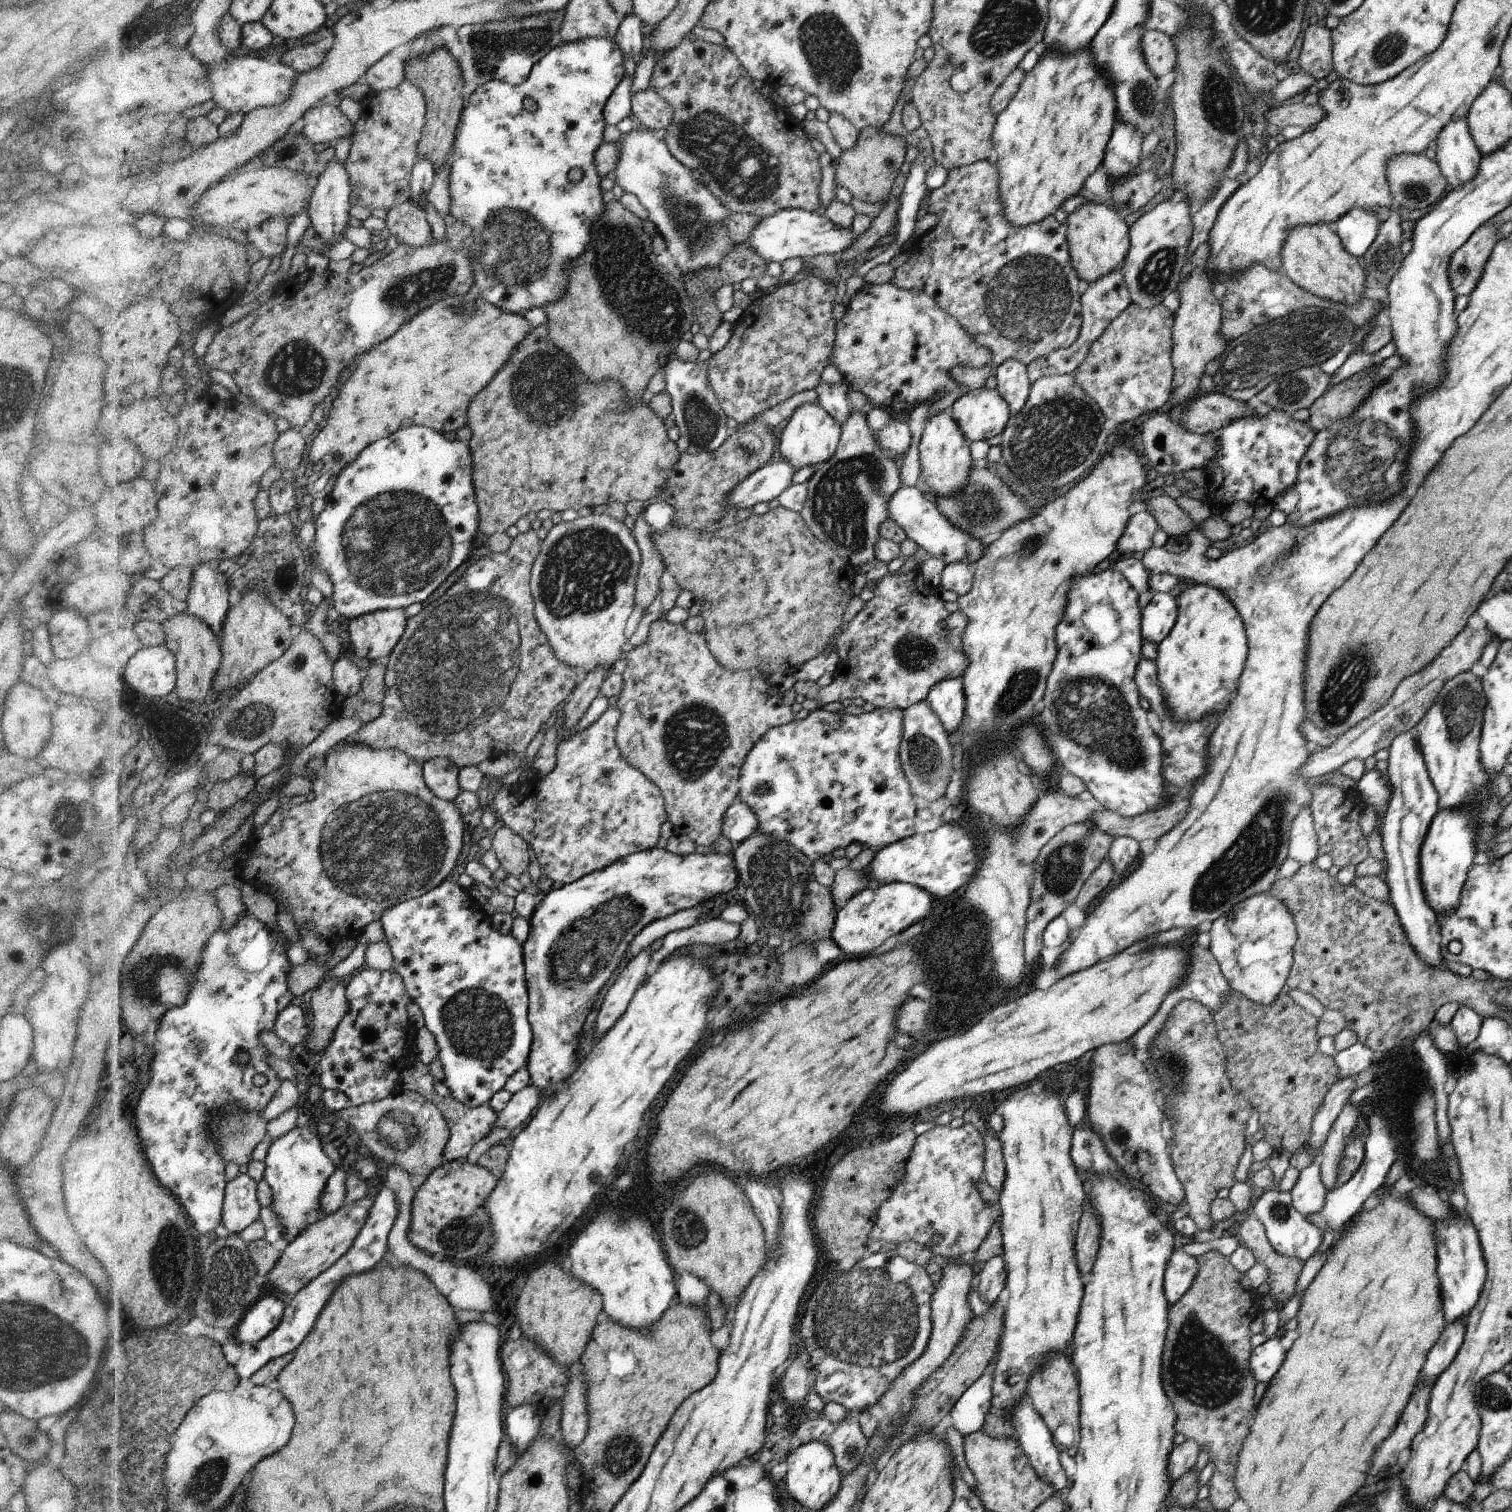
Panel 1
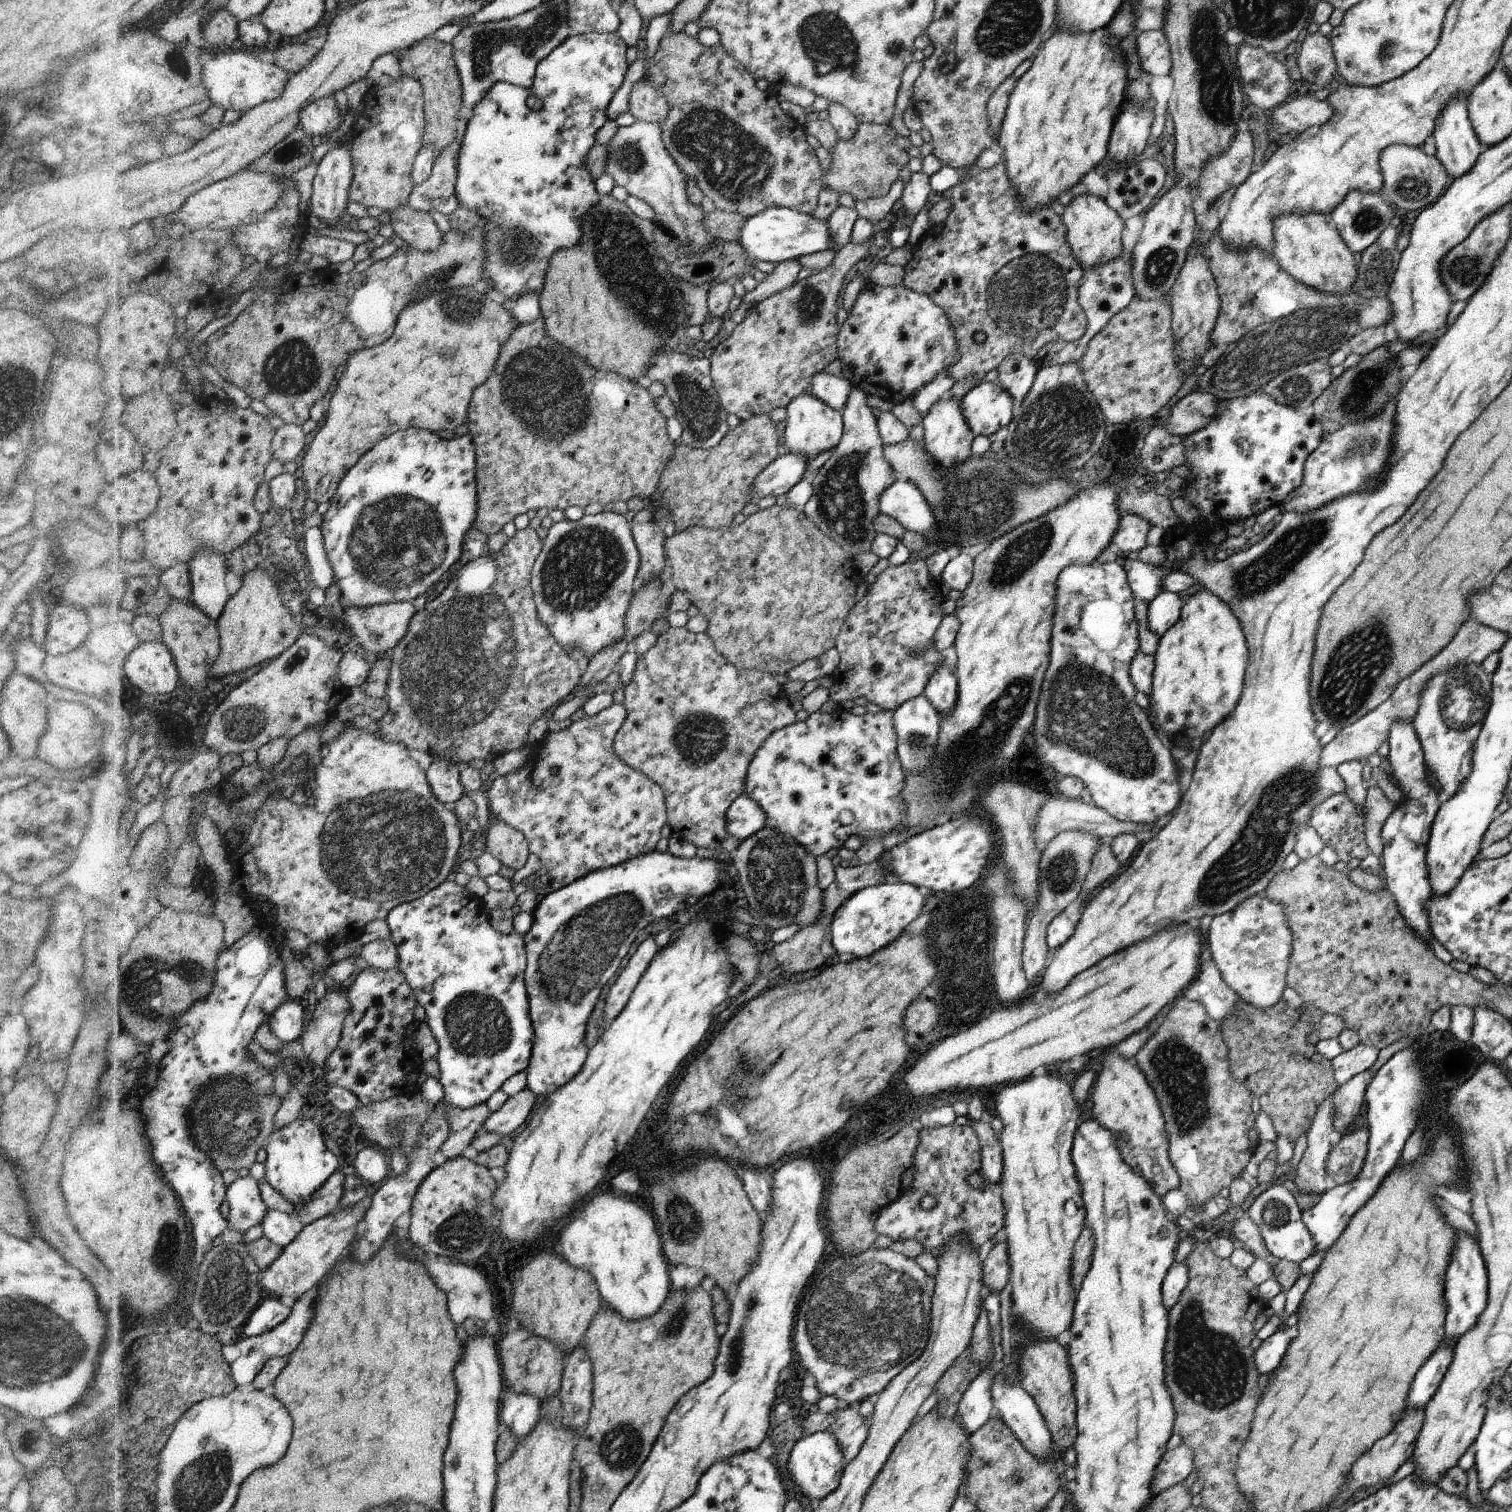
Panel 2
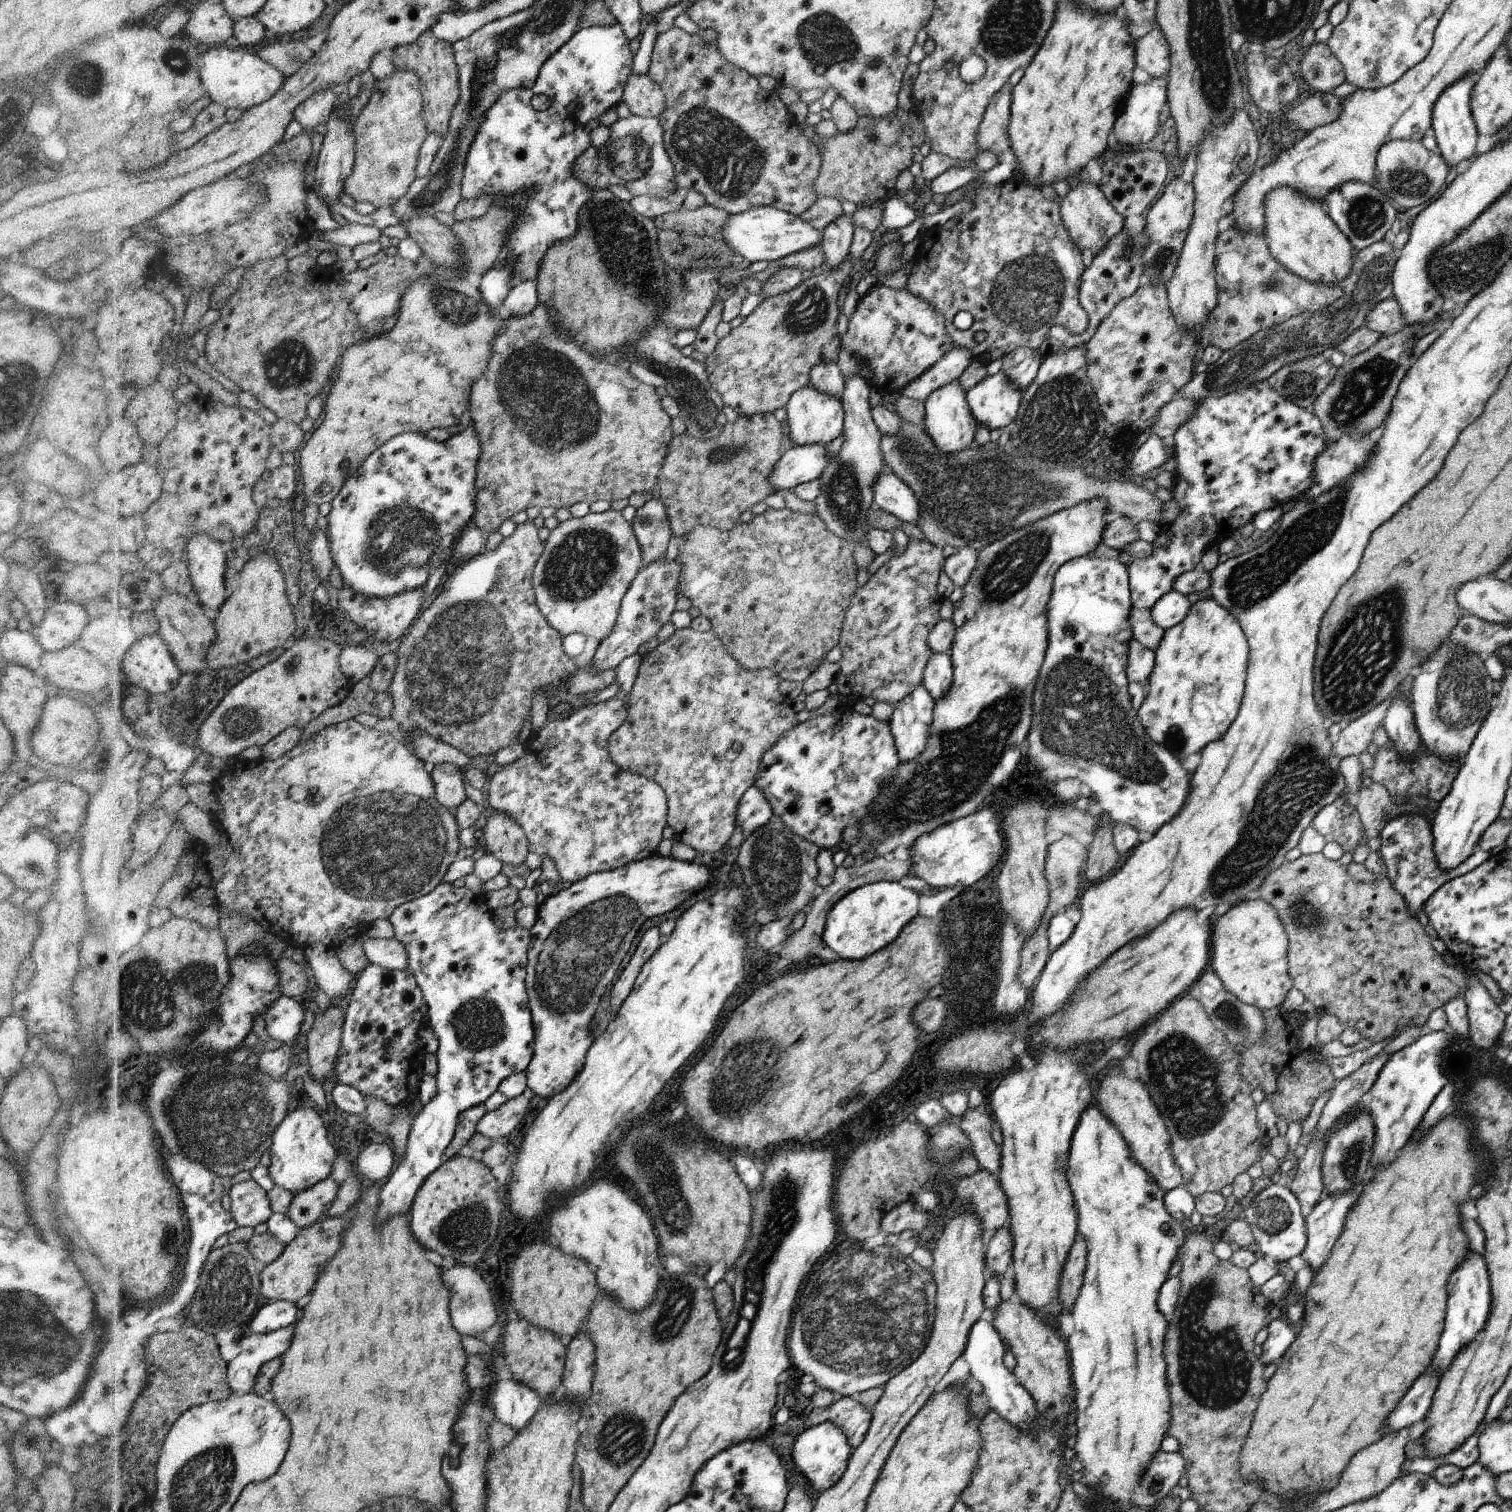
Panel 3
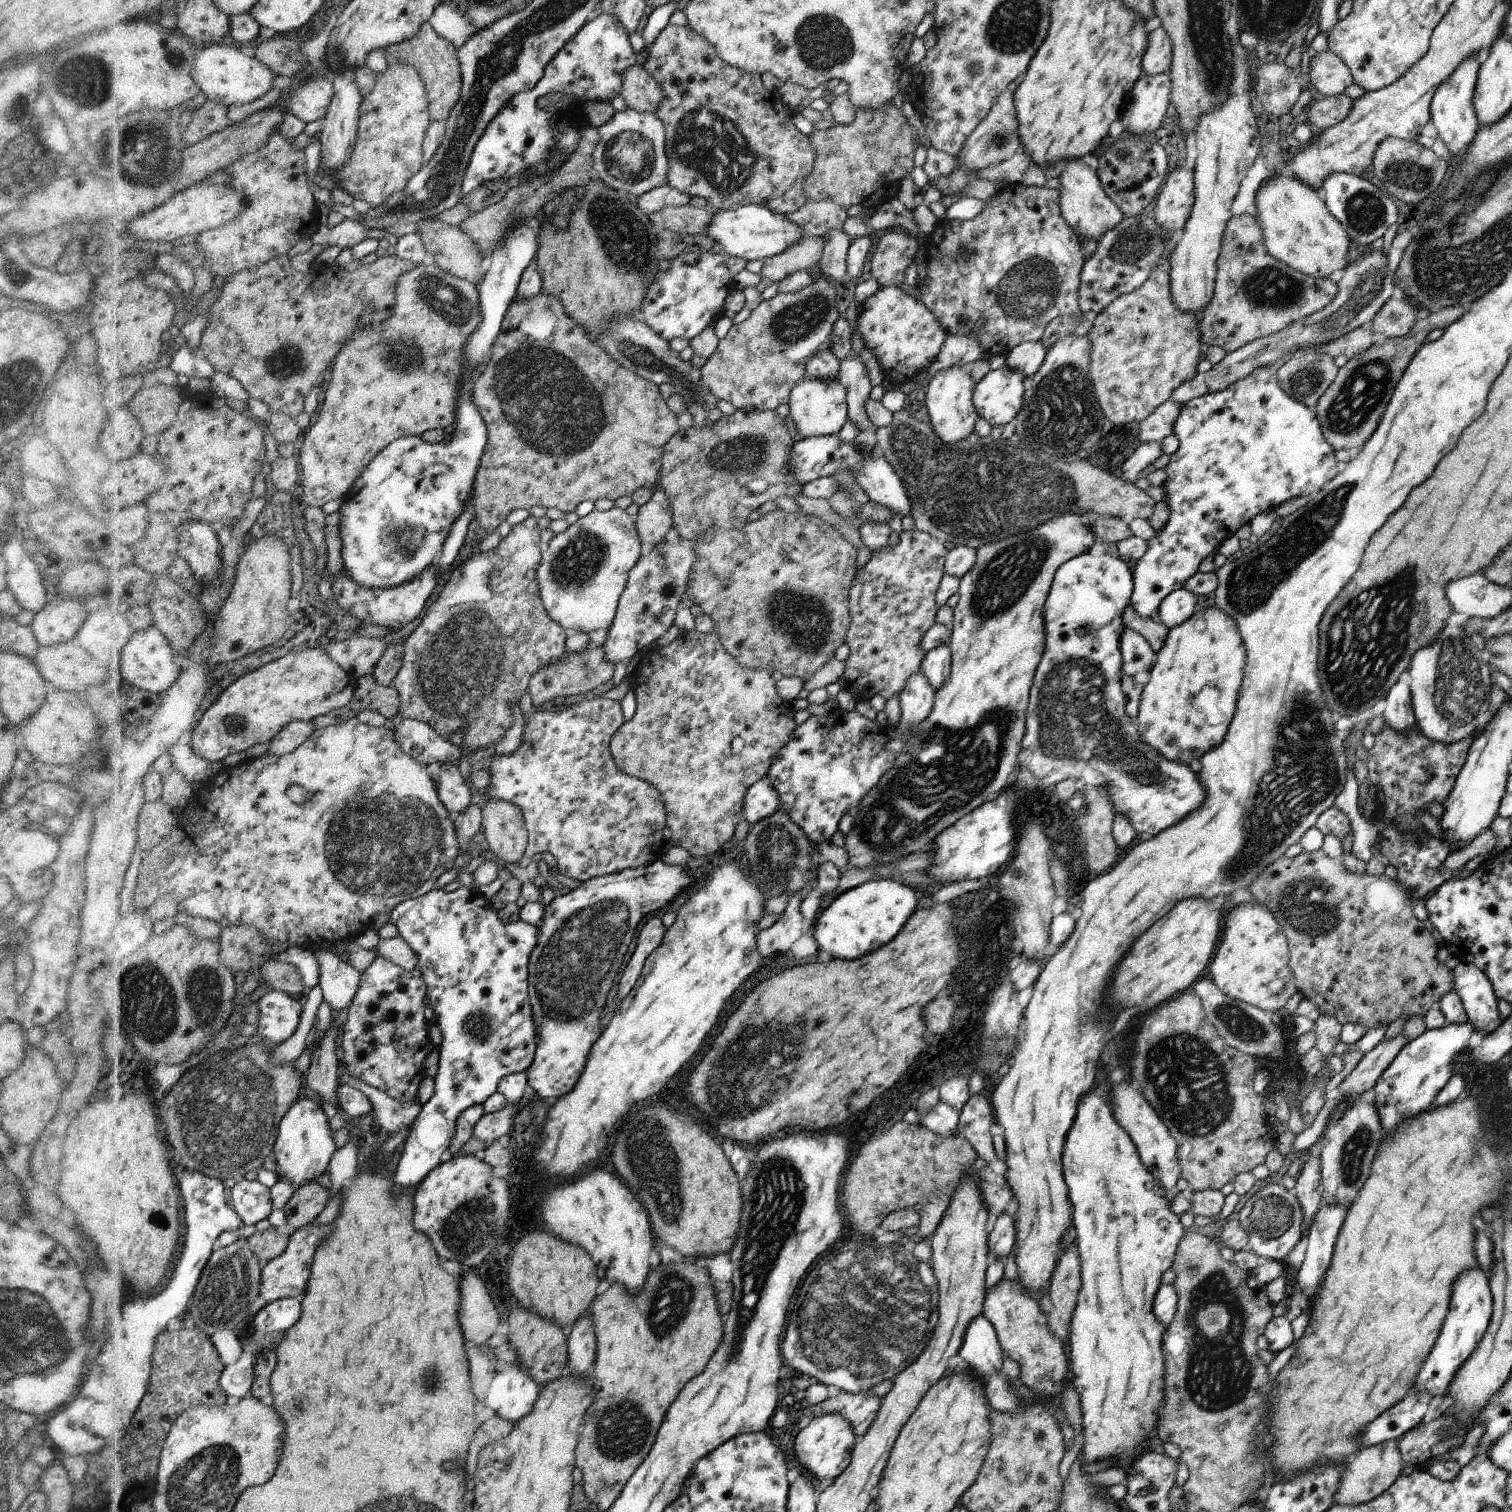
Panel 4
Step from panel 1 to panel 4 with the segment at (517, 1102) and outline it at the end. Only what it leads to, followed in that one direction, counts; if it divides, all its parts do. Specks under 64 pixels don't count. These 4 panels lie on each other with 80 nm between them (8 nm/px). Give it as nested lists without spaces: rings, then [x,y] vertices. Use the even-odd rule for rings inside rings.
[[[507,1103],[499,1111],[485,1113],[480,1122],[476,1124],[473,1136],[488,1144],[498,1140],[504,1141],[506,1134],[510,1132],[510,1128],[514,1124],[514,1116],[516,1116],[518,1108],[520,1108],[520,1104]]]

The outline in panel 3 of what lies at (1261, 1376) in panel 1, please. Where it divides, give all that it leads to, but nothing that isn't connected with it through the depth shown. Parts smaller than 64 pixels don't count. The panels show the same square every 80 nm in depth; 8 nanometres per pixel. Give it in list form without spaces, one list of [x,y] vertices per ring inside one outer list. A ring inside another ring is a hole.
[[[1276,1319],[1268,1326],[1269,1335],[1260,1346],[1258,1357],[1260,1362],[1267,1366],[1276,1363],[1284,1356],[1288,1347],[1296,1340],[1294,1332],[1290,1330],[1290,1322],[1285,1319]]]

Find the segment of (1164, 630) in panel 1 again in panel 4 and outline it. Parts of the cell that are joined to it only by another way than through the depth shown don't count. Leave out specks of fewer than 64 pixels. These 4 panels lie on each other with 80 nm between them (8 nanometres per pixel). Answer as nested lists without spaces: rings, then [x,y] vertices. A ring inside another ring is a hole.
[[[1185,588],[1172,592],[1163,600],[1156,620],[1169,629],[1186,622],[1196,612],[1197,597]]]

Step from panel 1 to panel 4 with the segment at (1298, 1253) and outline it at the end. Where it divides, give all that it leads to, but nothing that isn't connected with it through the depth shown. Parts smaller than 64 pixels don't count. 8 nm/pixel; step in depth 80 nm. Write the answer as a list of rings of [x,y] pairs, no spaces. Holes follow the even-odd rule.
[[[1280,1183],[1256,1192],[1238,1212],[1238,1220],[1249,1236],[1248,1250],[1265,1260],[1284,1260],[1305,1234],[1303,1208],[1296,1195]]]

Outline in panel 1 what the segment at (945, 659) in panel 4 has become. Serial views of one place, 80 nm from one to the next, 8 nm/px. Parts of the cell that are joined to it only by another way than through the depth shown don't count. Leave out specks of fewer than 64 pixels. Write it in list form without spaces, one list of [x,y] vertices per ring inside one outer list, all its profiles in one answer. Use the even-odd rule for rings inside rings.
[[[960,678],[946,679],[929,692],[927,704],[937,714],[947,733],[958,731],[965,718],[964,693]]]

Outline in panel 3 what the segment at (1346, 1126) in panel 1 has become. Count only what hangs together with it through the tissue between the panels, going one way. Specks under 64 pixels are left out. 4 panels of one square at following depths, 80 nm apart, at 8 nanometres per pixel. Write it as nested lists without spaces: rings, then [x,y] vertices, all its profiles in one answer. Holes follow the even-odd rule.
[[[1383,1052],[1376,1055],[1370,1062],[1364,1063],[1350,1076],[1337,1082],[1330,1091],[1330,1099],[1326,1102],[1316,1129],[1309,1136],[1302,1136],[1299,1139],[1300,1149],[1304,1149],[1309,1140],[1320,1131],[1333,1130],[1338,1118],[1342,1118],[1348,1110],[1358,1108],[1362,1102],[1360,1098],[1366,1094],[1378,1078],[1380,1070],[1386,1064],[1390,1056],[1383,1055]]]

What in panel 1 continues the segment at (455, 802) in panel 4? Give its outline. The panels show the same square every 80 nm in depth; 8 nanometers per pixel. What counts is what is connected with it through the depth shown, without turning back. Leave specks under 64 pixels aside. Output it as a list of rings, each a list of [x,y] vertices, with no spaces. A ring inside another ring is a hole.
[[[436,757],[425,762],[425,783],[429,785],[434,794],[449,801],[453,801],[462,791],[459,787],[458,773],[459,768],[450,759]]]

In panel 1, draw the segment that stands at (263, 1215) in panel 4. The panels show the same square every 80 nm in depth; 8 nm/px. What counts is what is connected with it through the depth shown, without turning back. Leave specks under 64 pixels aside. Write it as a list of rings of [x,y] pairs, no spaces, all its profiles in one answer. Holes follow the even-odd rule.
[[[242,1173],[229,1182],[223,1210],[223,1222],[231,1234],[242,1234],[262,1212],[259,1182],[249,1173]]]

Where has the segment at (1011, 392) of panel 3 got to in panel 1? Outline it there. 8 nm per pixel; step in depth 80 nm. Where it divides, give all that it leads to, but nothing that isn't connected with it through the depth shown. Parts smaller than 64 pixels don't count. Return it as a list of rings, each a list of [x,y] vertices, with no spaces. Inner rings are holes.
[[[969,389],[950,408],[958,428],[972,444],[987,441],[1005,430],[1011,417],[1009,403],[997,389]]]

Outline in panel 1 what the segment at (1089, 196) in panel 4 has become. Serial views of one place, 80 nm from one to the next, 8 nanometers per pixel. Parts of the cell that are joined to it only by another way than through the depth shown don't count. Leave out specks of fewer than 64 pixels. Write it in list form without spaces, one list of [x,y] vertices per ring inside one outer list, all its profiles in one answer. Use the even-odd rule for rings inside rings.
[[[1100,203],[1086,204],[1079,210],[1067,216],[1069,253],[1072,256],[1073,267],[1077,269],[1077,275],[1086,282],[1094,283],[1102,279],[1114,268],[1120,266],[1125,260],[1128,248],[1132,246],[1128,240],[1128,226],[1126,222],[1110,209]]]

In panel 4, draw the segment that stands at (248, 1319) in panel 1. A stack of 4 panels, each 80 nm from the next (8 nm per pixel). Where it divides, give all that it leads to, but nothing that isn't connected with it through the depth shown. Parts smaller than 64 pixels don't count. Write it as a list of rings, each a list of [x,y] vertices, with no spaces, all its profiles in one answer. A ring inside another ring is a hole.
[[[292,1297],[291,1299],[280,1299],[267,1304],[255,1317],[253,1317],[253,1328],[255,1332],[268,1335],[271,1332],[288,1332],[296,1326],[302,1318],[302,1302]]]

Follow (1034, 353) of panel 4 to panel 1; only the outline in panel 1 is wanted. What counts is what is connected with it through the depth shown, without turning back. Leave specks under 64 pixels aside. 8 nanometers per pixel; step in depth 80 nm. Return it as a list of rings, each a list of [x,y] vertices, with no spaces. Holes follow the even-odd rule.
[[[1008,359],[996,369],[997,391],[1009,403],[1011,416],[1019,413],[1026,404],[1030,379],[1027,366],[1014,359]]]

